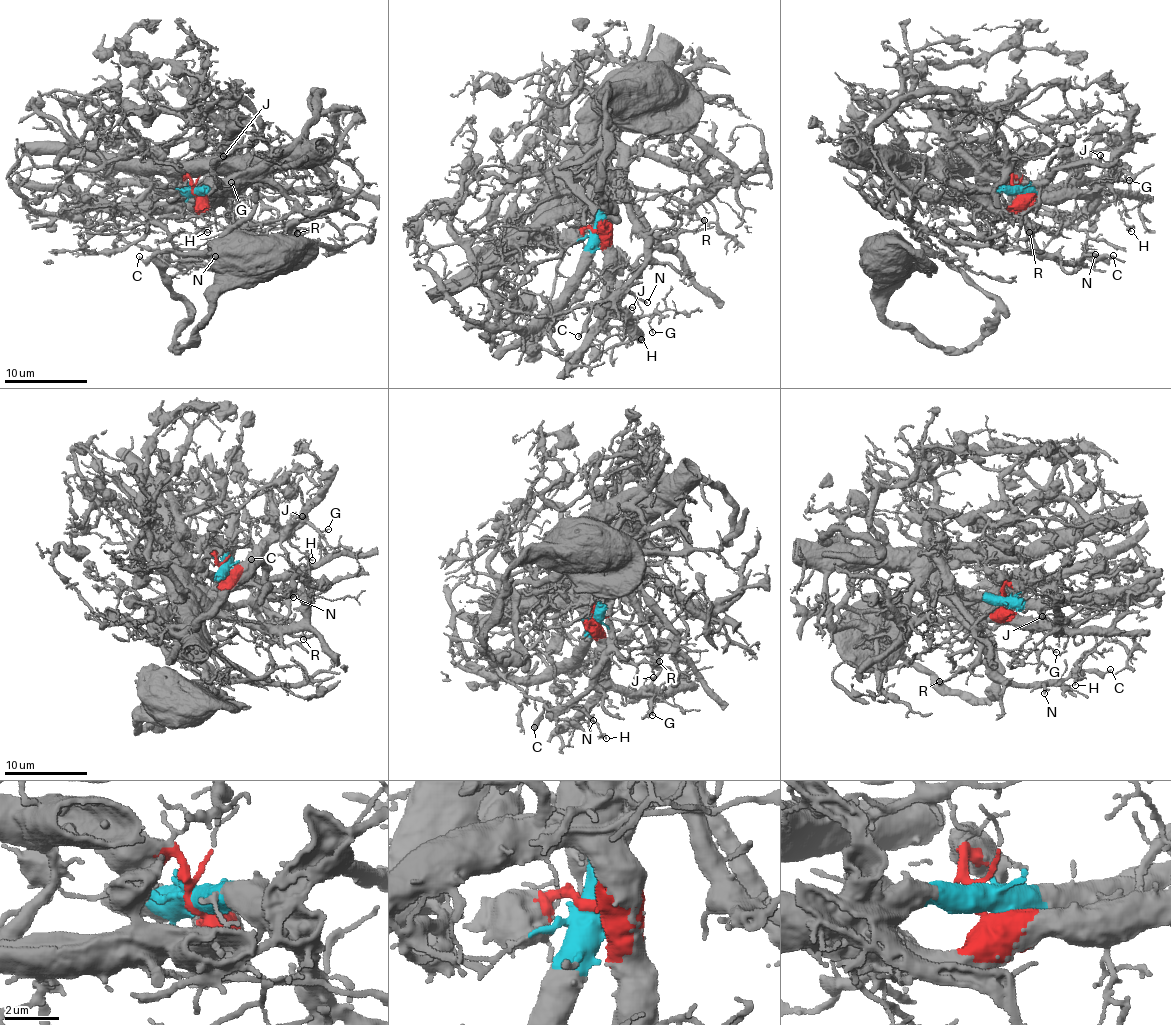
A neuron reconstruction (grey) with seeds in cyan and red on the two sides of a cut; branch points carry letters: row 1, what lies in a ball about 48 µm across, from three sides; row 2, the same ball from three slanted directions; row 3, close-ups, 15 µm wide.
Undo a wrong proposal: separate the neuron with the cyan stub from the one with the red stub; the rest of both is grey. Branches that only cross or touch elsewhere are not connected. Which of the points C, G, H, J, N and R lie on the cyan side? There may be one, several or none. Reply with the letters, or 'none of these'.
C, N, R

